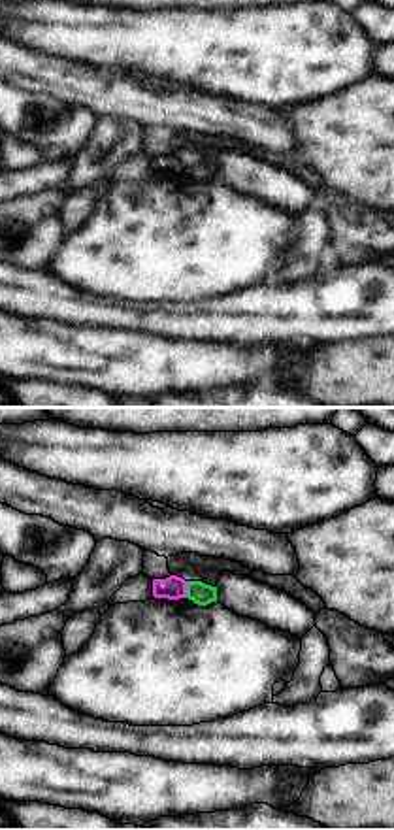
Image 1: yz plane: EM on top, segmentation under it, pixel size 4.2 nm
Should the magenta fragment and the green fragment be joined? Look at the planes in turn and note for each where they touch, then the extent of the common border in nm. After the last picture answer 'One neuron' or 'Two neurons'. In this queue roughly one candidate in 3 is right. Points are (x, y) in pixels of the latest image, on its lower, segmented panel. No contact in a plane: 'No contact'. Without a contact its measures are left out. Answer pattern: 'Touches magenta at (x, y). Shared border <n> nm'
Touches magenta at (185, 589). Shared border 70 nm

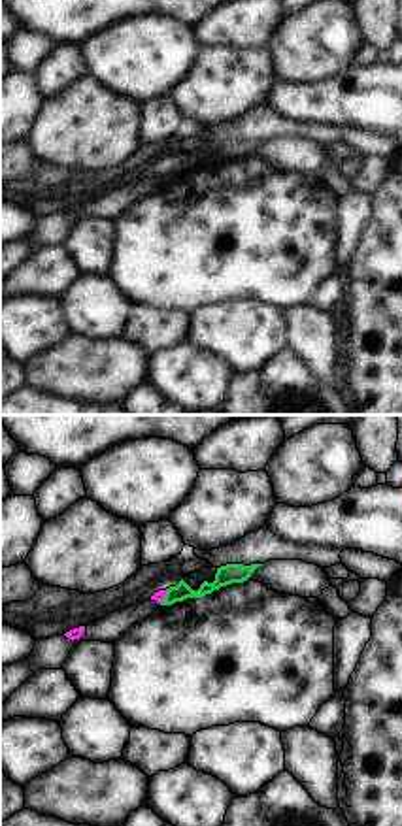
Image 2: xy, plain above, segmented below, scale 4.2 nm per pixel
Touches magenta at (165, 594). Shared border 80 nm

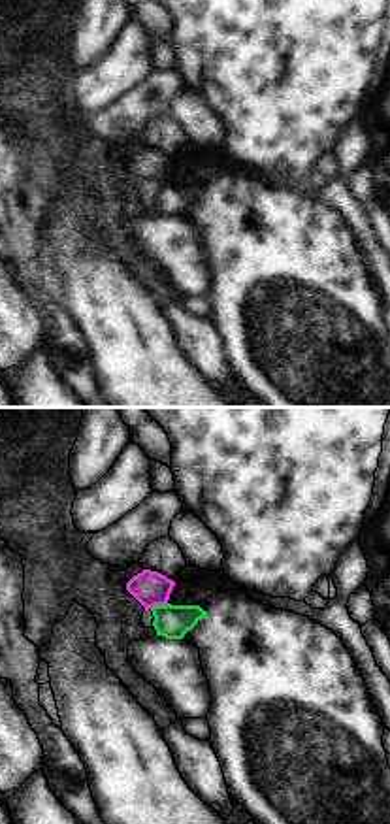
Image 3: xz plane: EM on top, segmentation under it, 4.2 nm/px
Touches magenta at (159, 604). Shared border 80 nm

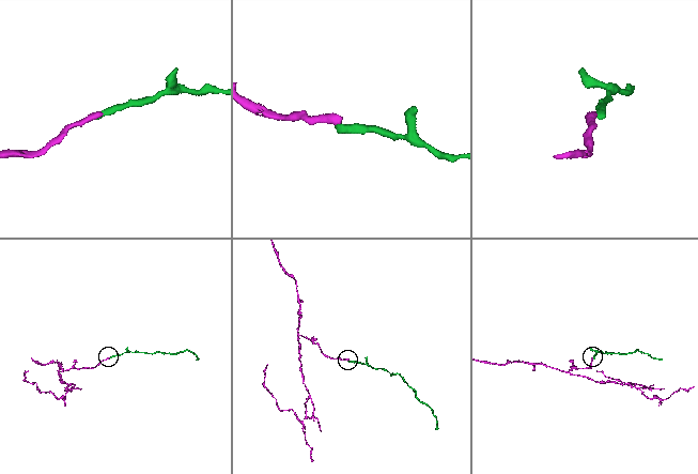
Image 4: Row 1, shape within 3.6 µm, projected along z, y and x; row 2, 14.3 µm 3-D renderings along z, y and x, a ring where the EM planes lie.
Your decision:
Two neurons

